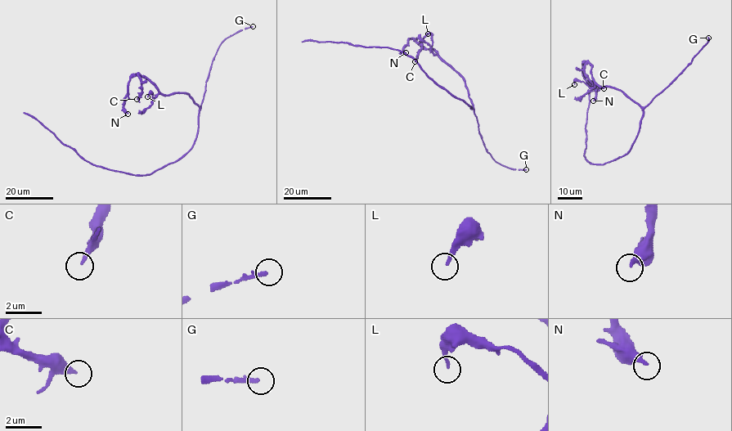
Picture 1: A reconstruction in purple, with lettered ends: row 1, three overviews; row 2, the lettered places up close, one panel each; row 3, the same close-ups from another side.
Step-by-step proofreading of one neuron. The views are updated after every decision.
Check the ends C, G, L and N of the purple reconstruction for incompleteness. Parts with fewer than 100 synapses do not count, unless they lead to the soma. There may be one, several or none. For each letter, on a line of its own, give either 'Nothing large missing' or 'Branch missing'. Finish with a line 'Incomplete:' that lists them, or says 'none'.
C: Nothing large missing
G: Branch missing
L: Nothing large missing
N: Nothing large missing
Incomplete: G

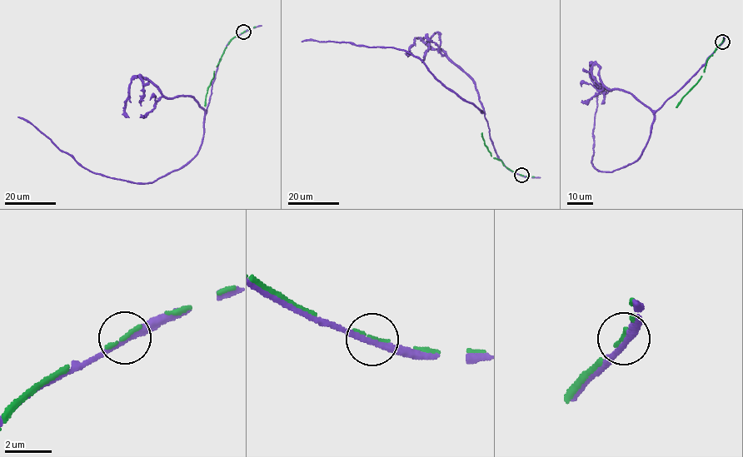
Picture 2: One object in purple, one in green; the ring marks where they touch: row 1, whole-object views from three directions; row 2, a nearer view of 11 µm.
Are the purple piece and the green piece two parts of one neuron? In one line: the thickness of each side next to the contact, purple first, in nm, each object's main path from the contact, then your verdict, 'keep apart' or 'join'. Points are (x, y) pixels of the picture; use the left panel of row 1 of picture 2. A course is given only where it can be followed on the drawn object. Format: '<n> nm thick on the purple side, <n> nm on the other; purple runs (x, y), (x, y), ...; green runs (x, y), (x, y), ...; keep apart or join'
240 nm thick on the purple side, 220 nm on the other; purple runs (243, 32), (231, 40), (221, 56), (197, 154), (177, 169), (152, 182), (137, 183), (94, 173), (18, 116); green runs (243, 32), (230, 42), (221, 54), (207, 88), (206, 106); keep apart

